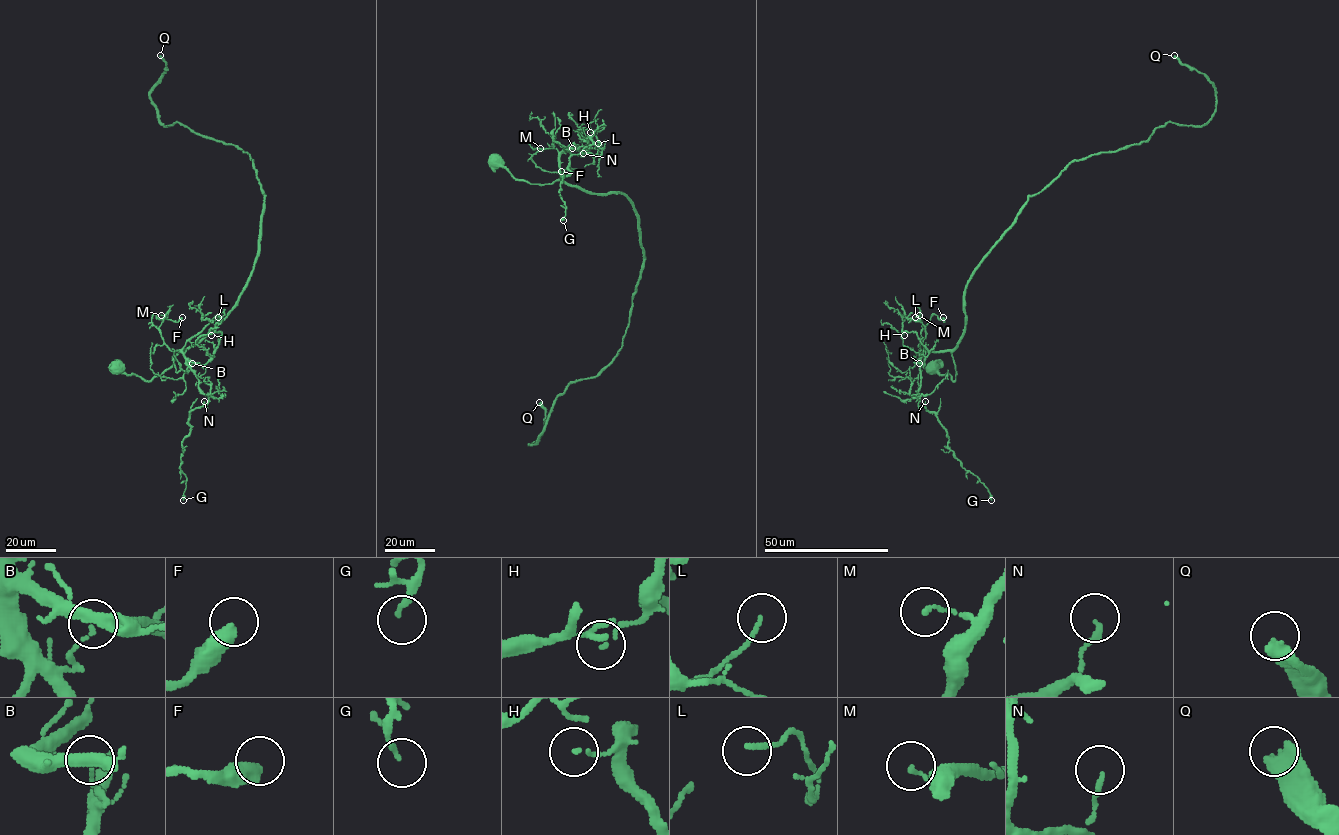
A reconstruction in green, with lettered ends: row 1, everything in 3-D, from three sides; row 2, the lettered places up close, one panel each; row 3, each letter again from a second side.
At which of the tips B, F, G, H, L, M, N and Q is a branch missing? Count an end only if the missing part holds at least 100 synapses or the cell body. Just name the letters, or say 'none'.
Q

